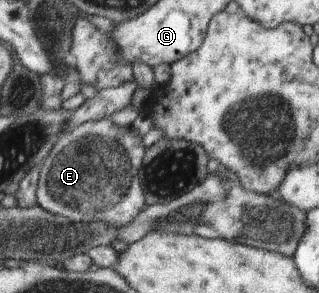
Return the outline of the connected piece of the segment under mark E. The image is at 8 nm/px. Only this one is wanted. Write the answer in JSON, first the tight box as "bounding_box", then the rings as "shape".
{"bounding_box":[38,118,148,230],"shape":[[[109,118],[84,123],[76,130],[65,133],[40,169],[38,206],[75,224],[103,222],[117,230],[127,226],[147,207],[145,192],[138,177],[148,149],[143,145],[142,137],[133,126],[119,126]]]}

